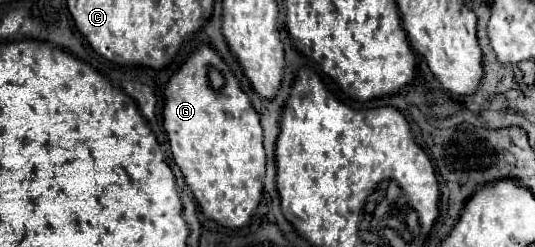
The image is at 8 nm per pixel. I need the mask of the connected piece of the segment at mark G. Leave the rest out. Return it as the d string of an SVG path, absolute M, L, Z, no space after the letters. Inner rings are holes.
M207 45L199 47L179 73L169 79L163 119L169 145L173 143L173 159L195 195L201 213L229 229L247 225L263 193L263 131L249 97L241 91L239 81L215 49Z

